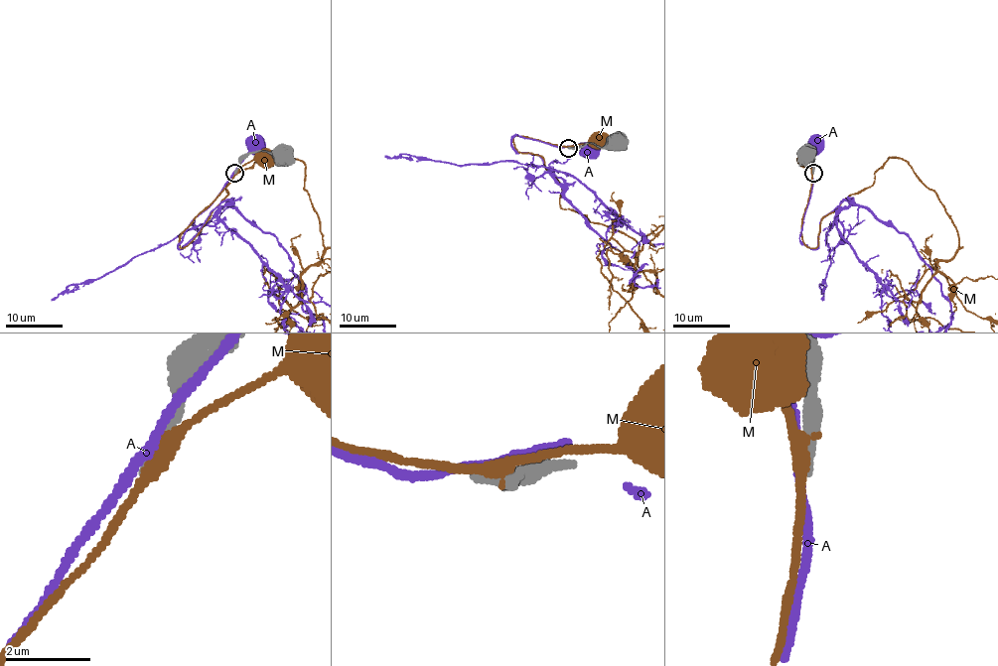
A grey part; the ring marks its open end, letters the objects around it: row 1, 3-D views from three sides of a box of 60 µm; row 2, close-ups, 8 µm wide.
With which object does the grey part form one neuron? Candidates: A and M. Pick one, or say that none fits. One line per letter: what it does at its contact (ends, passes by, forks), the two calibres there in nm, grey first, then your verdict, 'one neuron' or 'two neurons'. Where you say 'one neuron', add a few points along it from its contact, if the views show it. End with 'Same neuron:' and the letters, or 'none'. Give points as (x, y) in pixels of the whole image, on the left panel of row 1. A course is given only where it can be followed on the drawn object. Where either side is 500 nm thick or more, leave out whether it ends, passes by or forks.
A: it passes by; calibres 360 and 200 nm; two neurons
M: it passes by; calibres 320 and 320 nm; two neurons
Same neuron: none

